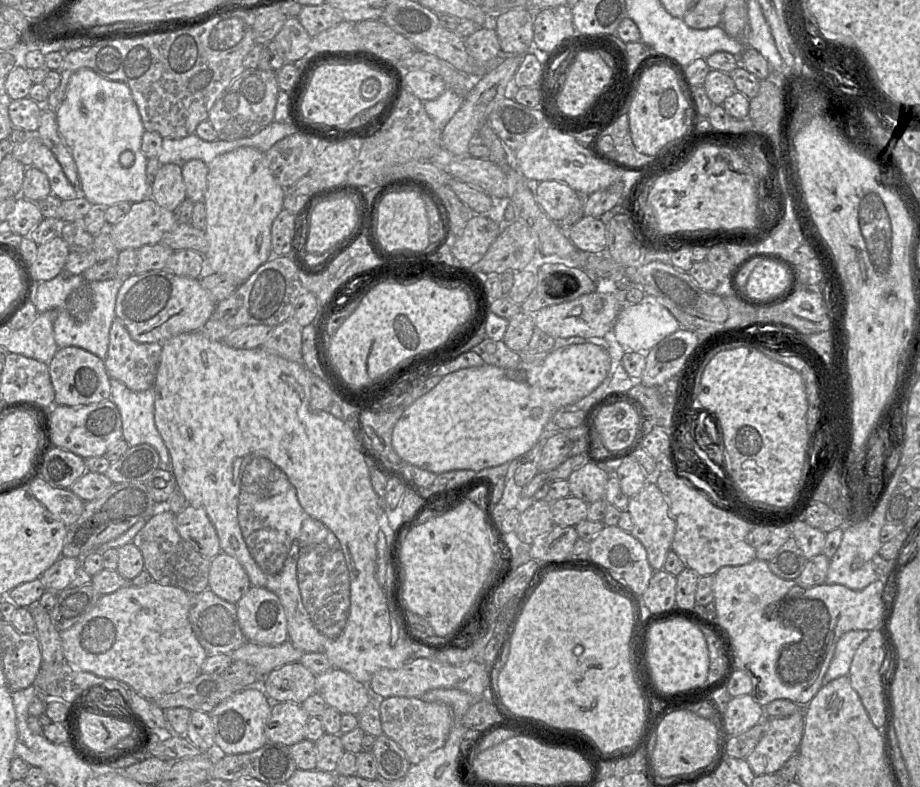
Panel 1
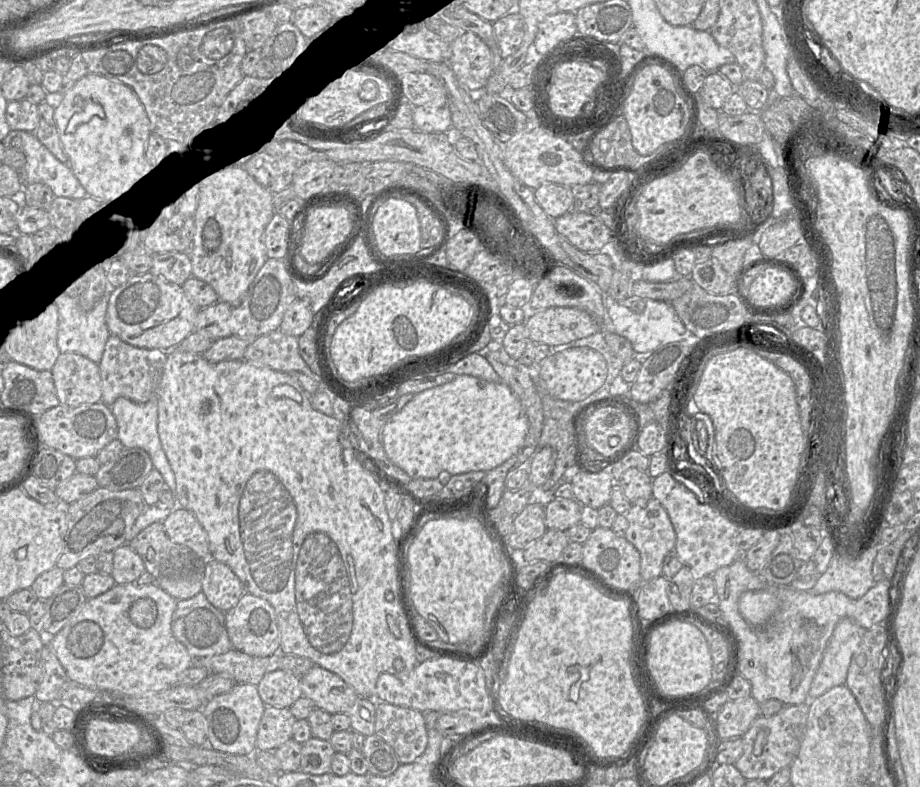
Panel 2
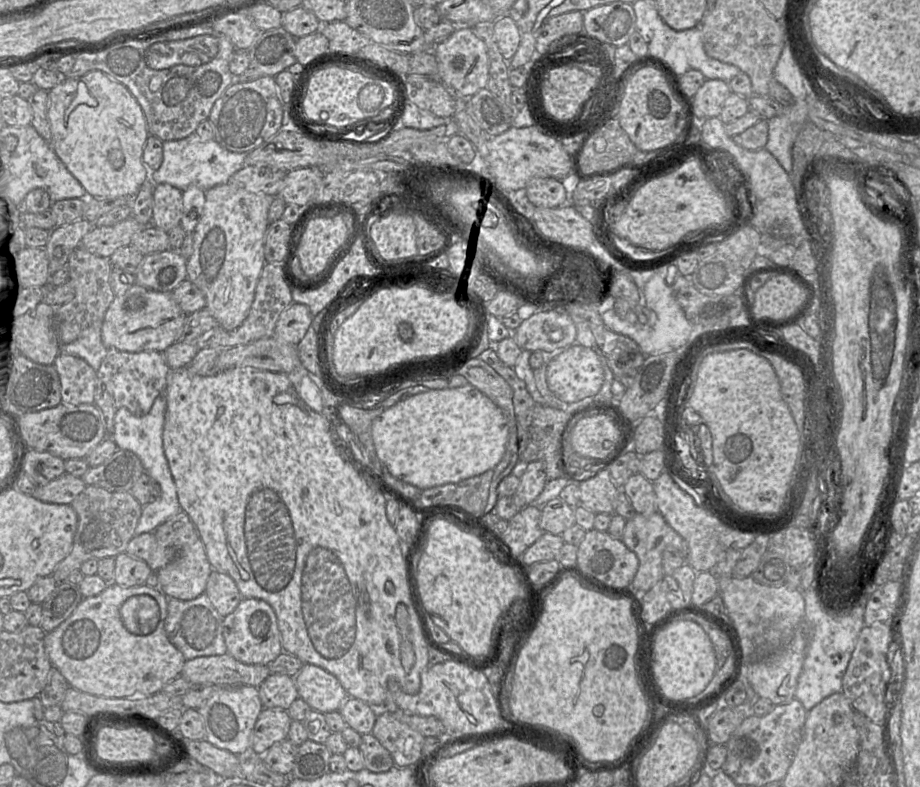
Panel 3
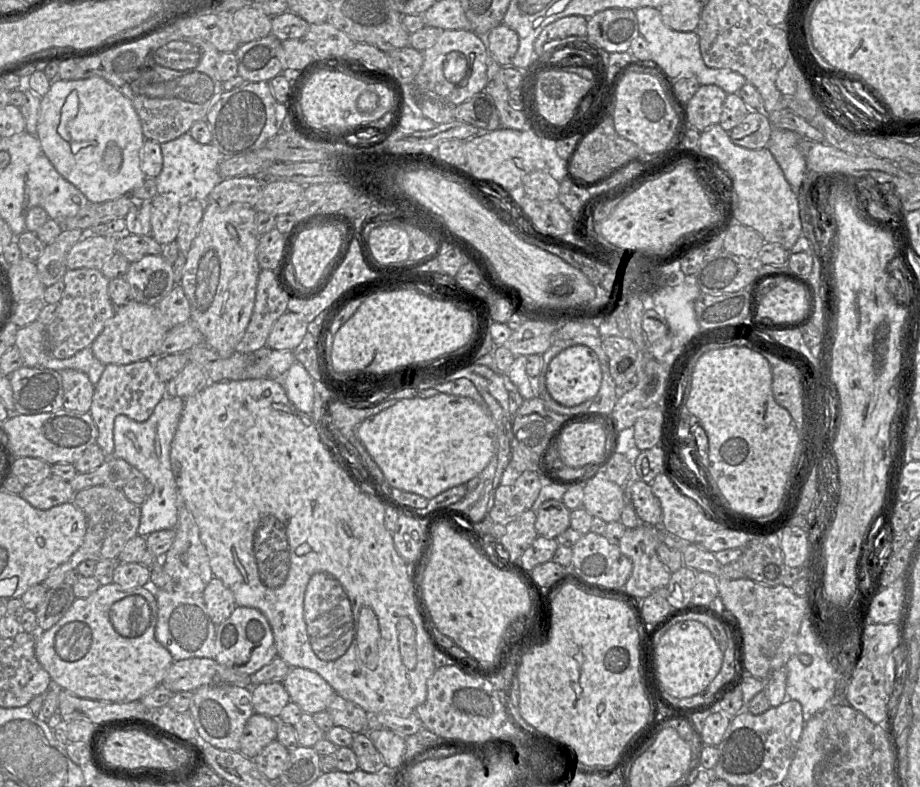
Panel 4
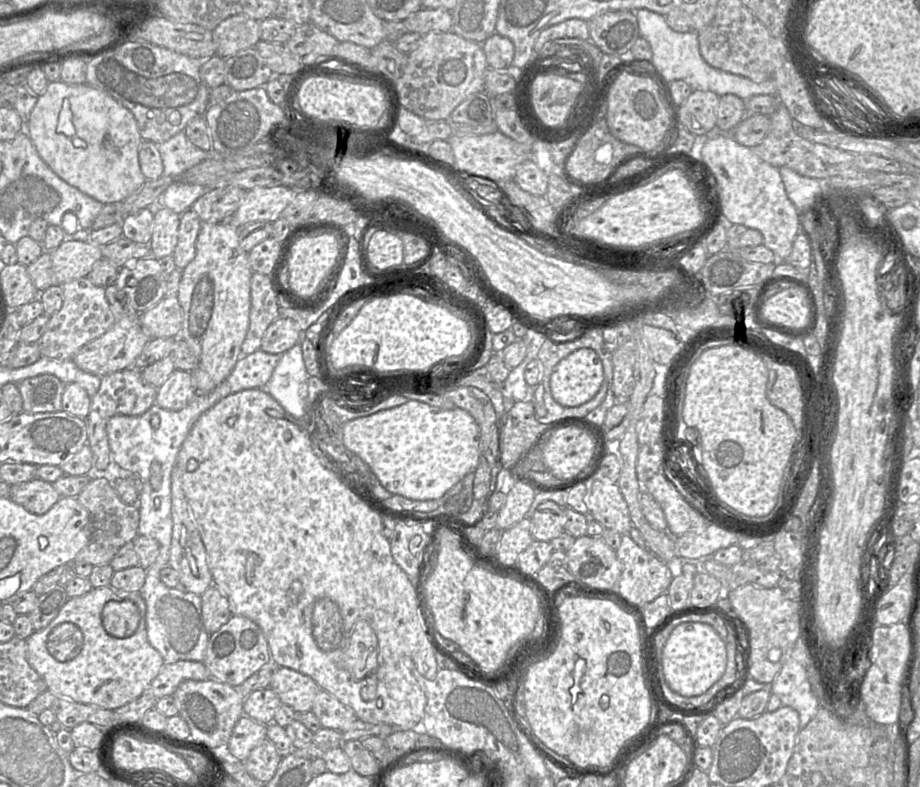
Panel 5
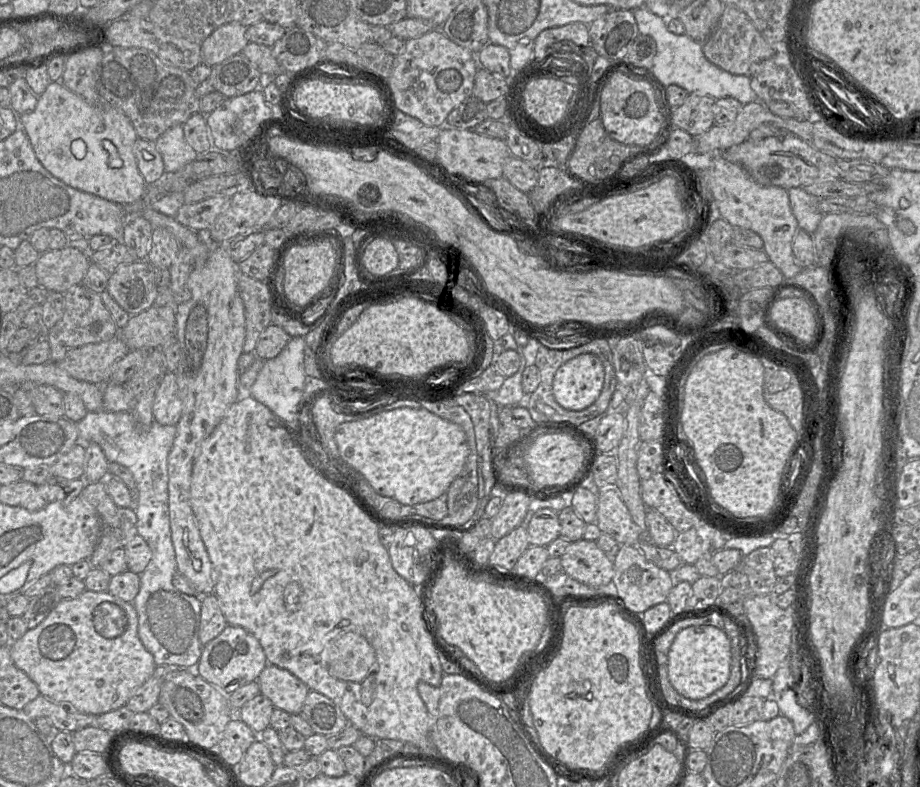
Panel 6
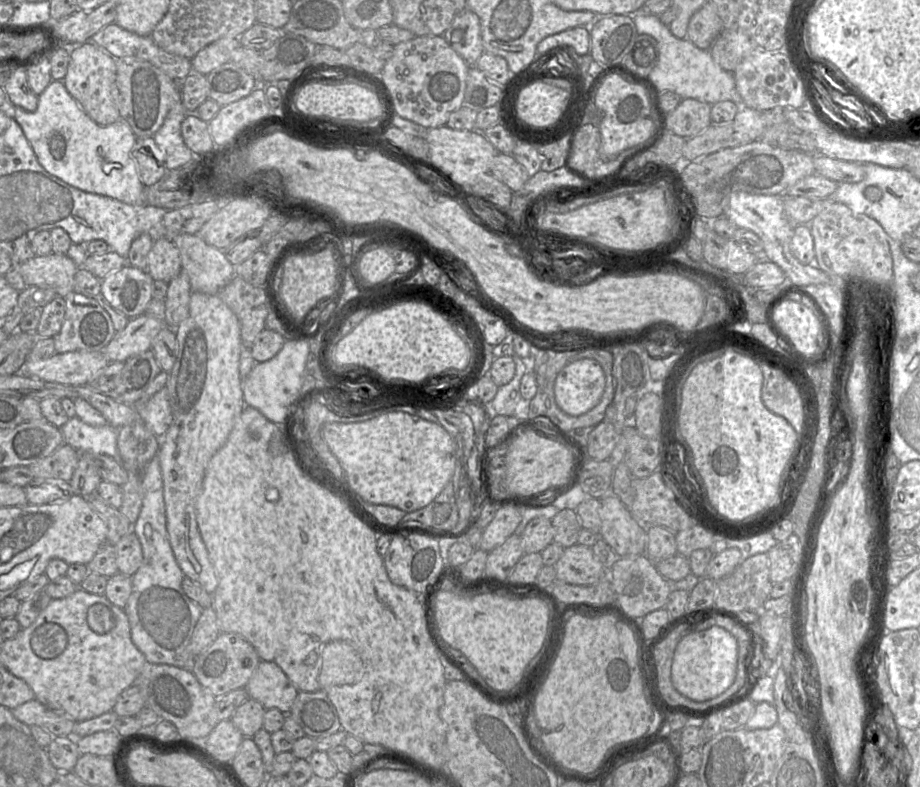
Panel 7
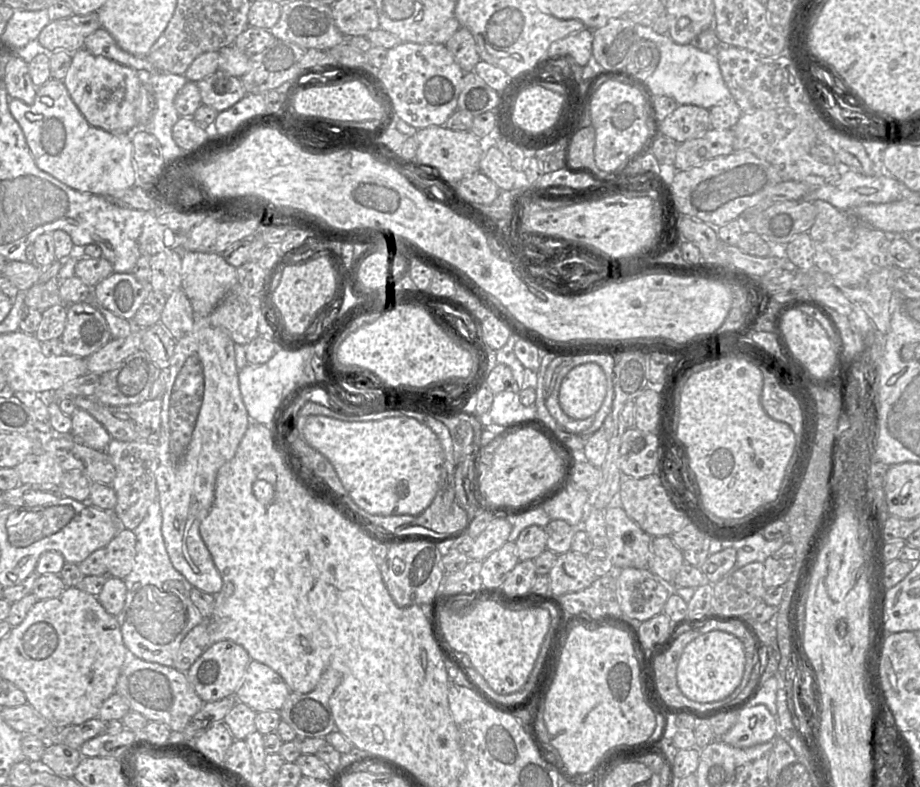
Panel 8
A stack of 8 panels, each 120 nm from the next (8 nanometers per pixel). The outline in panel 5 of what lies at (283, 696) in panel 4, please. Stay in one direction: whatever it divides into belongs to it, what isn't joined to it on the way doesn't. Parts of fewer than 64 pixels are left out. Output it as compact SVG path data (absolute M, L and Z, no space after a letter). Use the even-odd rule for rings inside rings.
M270 687L249 694L243 703L243 714L256 722L268 725L281 705L278 695Z

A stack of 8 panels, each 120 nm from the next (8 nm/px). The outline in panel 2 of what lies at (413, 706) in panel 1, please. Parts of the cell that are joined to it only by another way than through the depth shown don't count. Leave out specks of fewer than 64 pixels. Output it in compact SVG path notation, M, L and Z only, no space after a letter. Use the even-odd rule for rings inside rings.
M377 701L375 734L395 751L401 764L410 764L428 745L423 712L385 701Z

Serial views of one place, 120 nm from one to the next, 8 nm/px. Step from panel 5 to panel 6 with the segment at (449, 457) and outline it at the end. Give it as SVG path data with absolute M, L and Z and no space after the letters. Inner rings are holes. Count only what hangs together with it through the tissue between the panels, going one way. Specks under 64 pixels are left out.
M397 408L342 423L336 428L335 441L341 459L361 473L377 493L405 505L426 503L446 493L469 456L469 443L463 428L425 408Z

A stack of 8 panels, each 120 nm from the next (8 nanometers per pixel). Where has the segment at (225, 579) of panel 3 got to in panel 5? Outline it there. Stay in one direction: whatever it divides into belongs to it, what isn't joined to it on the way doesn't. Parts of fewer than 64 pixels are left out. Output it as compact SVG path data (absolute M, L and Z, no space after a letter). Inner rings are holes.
M211 585L201 596L203 623L208 634L213 634L226 624L232 616L226 596Z

